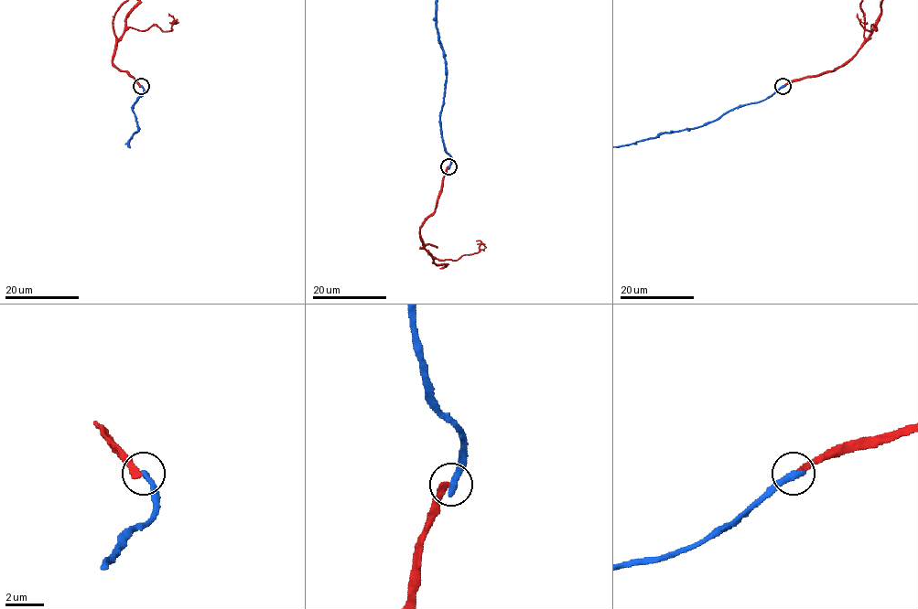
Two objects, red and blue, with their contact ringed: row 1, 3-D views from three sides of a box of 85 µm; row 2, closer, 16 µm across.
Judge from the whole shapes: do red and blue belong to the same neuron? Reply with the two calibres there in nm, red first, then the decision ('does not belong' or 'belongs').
320 nm thick on the red side, 400 nm on the other; does not belong

